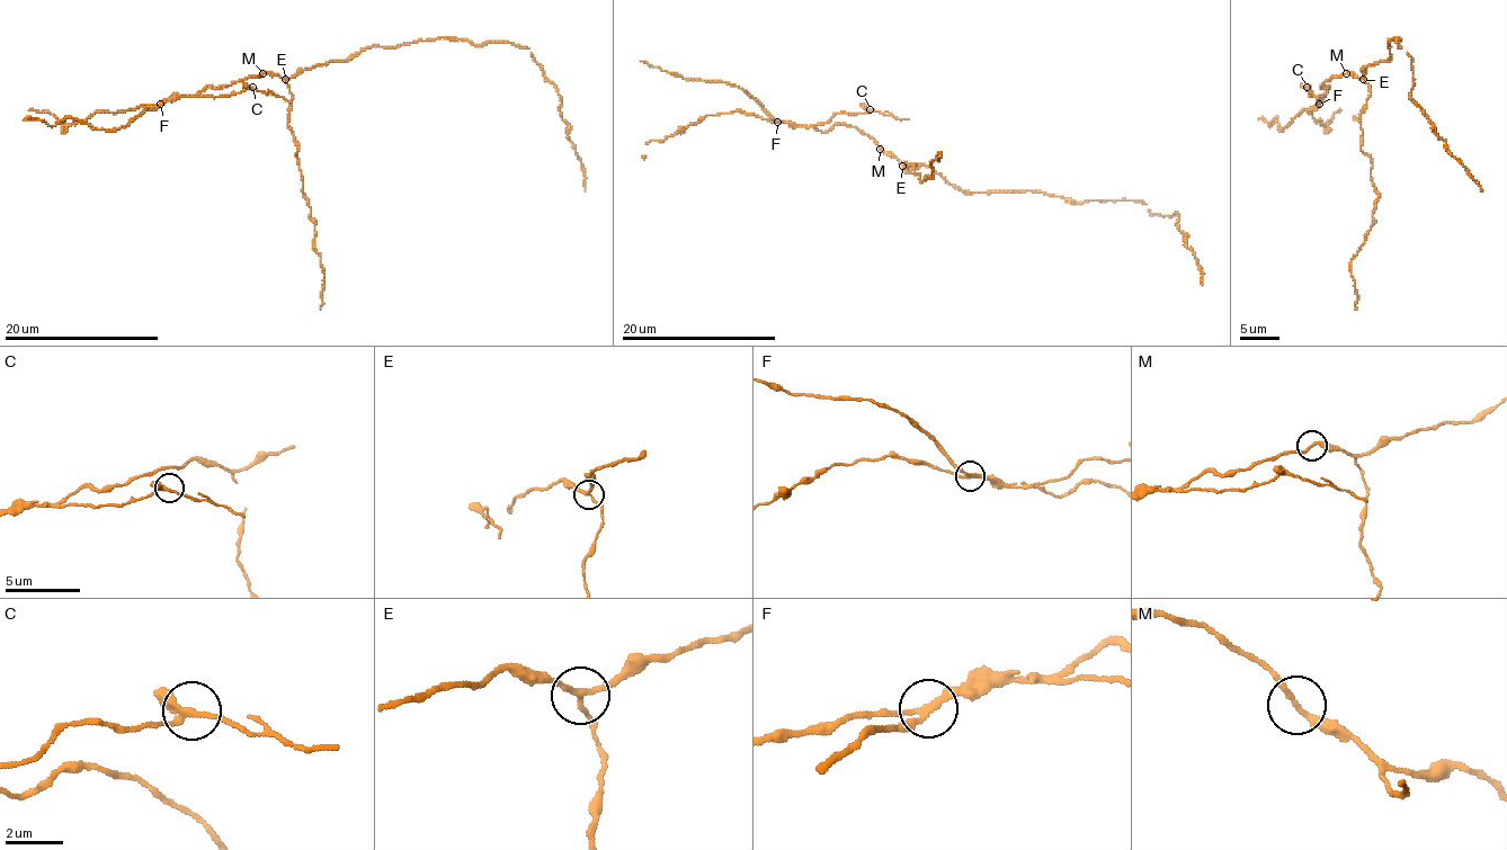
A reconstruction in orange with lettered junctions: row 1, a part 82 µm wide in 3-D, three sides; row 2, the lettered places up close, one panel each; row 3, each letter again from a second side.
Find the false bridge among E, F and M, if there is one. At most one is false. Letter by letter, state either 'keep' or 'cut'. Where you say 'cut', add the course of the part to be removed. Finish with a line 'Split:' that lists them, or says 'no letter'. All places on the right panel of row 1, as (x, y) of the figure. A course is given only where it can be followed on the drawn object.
E: keep
F: cut; foreign part runs (1318, 105), (1309, 112), (1326, 124), (1337, 110), (1355, 119)
M: keep
Split: F

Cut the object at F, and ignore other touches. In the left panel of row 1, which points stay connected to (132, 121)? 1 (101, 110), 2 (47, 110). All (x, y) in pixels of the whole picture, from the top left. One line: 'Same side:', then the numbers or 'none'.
Same side: none

